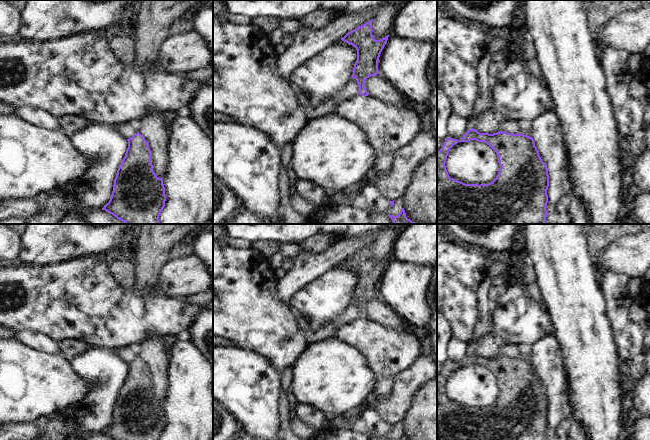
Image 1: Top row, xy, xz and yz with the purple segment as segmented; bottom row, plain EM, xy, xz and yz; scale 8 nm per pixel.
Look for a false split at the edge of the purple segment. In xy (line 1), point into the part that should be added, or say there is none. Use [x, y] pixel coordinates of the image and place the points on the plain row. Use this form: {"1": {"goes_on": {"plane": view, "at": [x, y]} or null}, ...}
{"1": {"goes_on": null}}

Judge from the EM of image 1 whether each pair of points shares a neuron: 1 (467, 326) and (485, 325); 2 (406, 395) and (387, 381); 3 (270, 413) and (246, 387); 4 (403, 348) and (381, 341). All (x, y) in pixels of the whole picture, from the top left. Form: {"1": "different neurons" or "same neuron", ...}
{"1": "different neurons", "2": "different neurons", "3": "same neuron", "4": "same neuron"}

